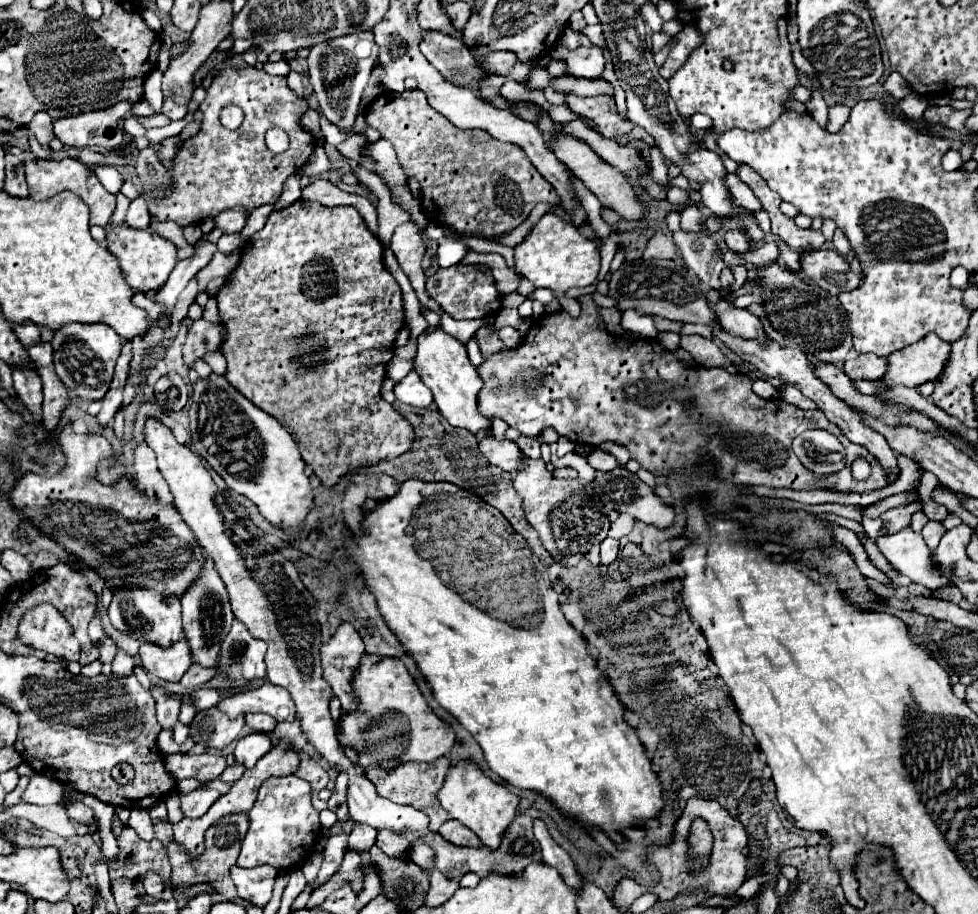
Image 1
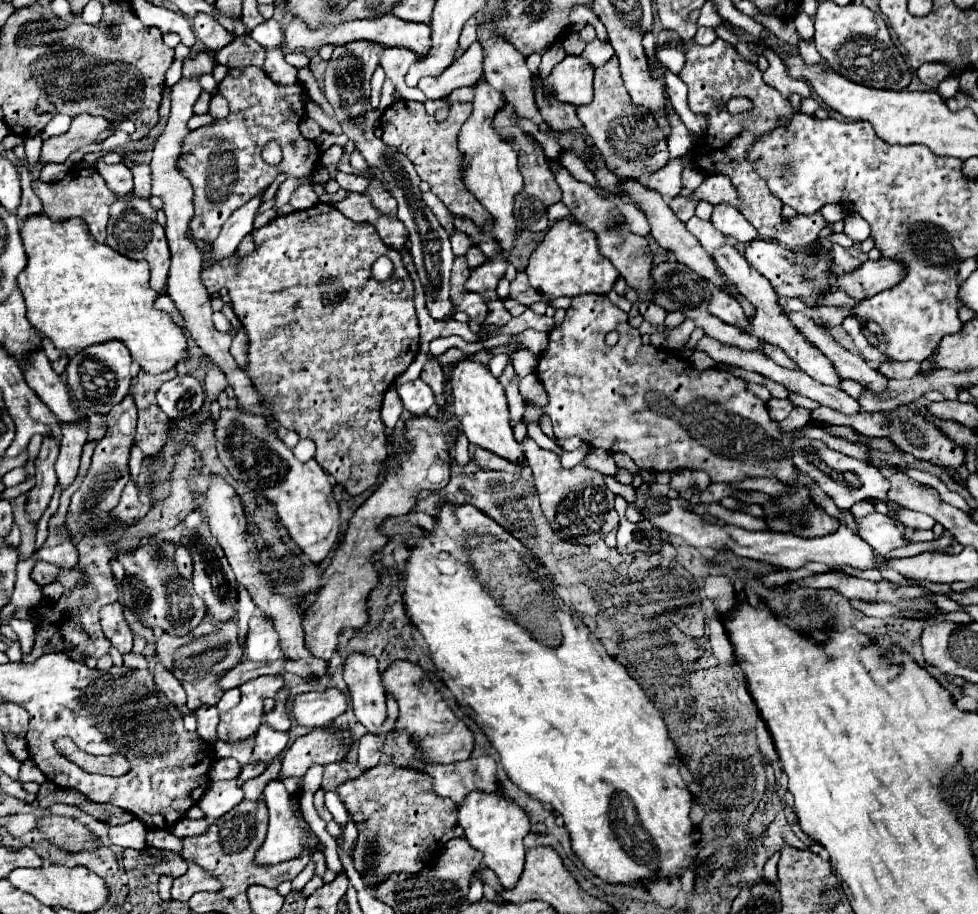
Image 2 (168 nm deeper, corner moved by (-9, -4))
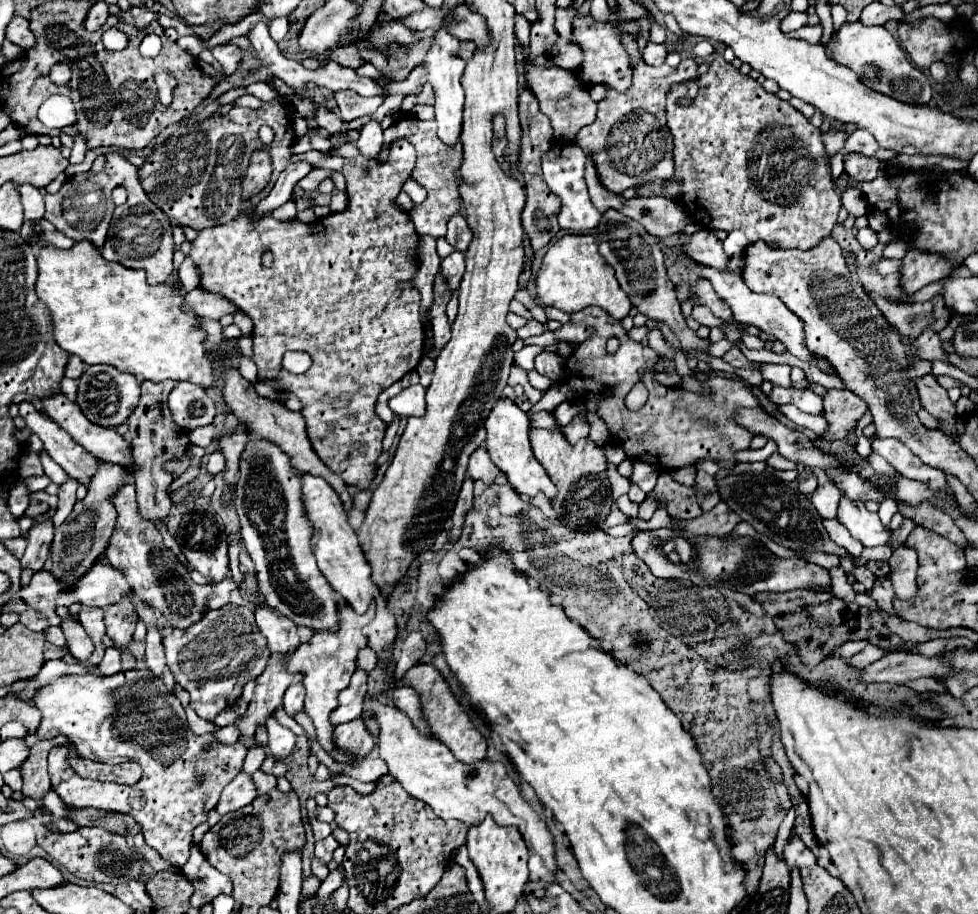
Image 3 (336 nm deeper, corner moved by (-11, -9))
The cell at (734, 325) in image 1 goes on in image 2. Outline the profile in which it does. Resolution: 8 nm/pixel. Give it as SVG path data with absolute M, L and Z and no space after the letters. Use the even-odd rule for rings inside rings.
M713 290L711 292L709 312L713 316L717 316L719 320L723 320L725 324L733 324L733 326L739 326L739 328L743 328L743 324L749 322L743 316L743 308L741 308L739 300L735 296L729 296L729 294L721 292L721 290Z

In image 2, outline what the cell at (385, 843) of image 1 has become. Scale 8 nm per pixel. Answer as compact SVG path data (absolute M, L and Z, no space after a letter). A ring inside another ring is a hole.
M377 764L359 778L347 778L337 796L345 804L357 824L357 840L353 844L353 862L363 876L367 888L385 882L393 872L417 874L441 856L451 838L463 836L457 822L457 806L451 800L437 800L433 788L419 772L405 772L389 764Z

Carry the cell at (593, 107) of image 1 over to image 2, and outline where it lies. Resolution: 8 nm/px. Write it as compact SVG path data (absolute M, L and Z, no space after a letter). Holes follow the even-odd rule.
M617 58L595 70L593 82L595 98L585 108L577 108L577 116L585 124L589 138L601 152L607 168L621 180L639 180L643 174L653 174L669 162L667 138L655 118L641 108L635 108L631 96L625 92L625 84L619 72ZM635 112L637 112L637 136L635 136ZM631 134L631 136L627 136Z

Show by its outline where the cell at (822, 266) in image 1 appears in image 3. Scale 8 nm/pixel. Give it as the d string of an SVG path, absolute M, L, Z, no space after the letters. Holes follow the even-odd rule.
M909 249L907 255L901 259L901 289L911 295L929 283L947 277L951 271L953 267L941 255Z

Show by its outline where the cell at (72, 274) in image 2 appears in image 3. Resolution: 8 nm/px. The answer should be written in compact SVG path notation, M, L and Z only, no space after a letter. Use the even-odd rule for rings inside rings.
M79 241L71 249L55 249L53 245L47 245L41 249L37 257L39 265L39 277L35 283L35 291L39 301L43 301L51 313L53 321L53 337L55 343L81 357L83 363L95 365L95 363L107 363L115 365L121 371L129 371L135 377L143 377L139 381L191 381L199 387L211 387L213 385L213 359L203 349L205 333L197 329L197 315L195 313L183 313L179 311L179 305L183 301L183 295L179 289L171 285L147 285L147 279L137 269L127 269L119 263L103 259L101 251L91 245L91 241Z

